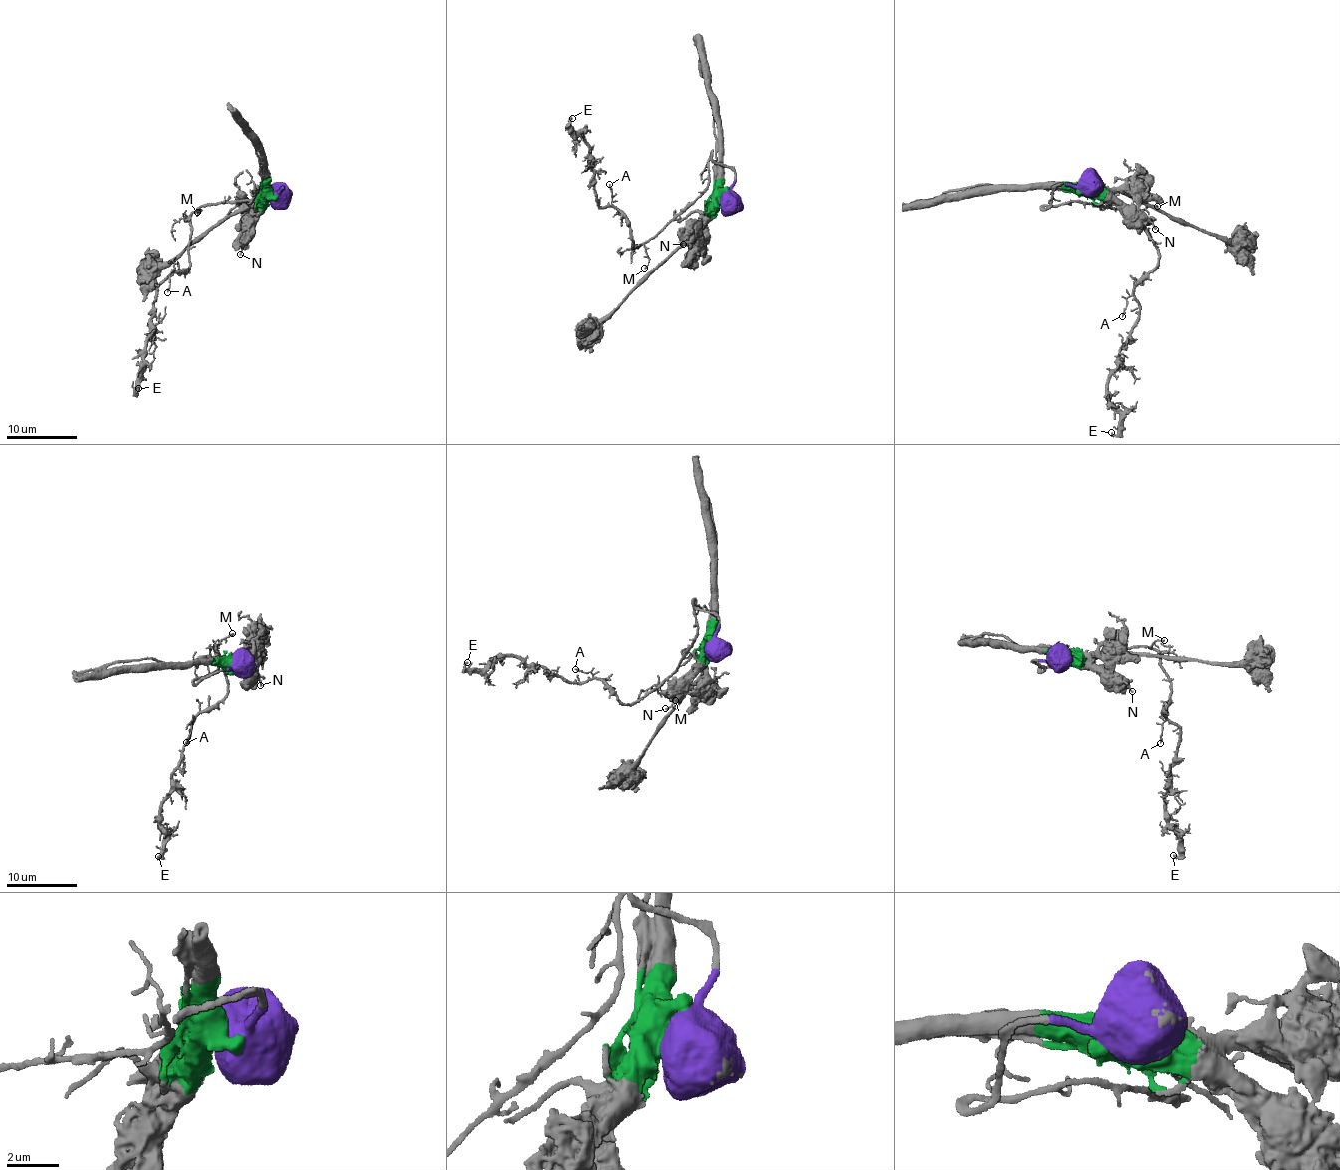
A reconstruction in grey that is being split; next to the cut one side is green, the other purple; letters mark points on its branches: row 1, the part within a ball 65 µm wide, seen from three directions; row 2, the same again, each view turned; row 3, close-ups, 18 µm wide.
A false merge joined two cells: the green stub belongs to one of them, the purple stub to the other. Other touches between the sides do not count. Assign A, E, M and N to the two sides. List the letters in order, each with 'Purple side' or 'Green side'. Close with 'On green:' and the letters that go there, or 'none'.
A: Purple side
E: Purple side
M: Purple side
N: Green side
On green: N

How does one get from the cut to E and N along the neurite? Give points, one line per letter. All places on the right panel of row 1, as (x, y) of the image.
E: (1085, 187), (1057, 184), (1050, 206), (1134, 215), (1159, 262), (1135, 286), (1107, 385), (1112, 432)
N: (1085, 187), (1109, 192), (1123, 204), (1136, 206), (1155, 229)

